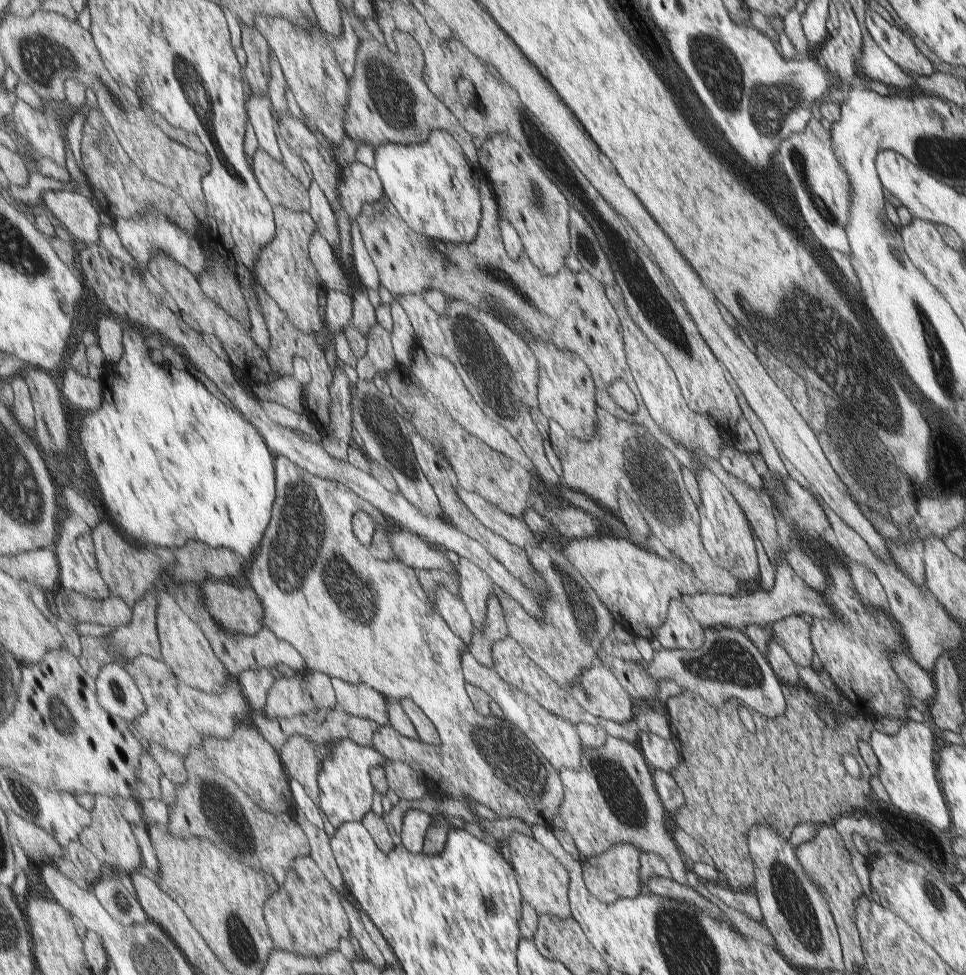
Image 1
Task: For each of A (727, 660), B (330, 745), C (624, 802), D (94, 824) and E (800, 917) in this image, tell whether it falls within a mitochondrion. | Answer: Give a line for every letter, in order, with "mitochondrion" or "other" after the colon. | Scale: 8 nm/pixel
A: mitochondrion
B: other
C: mitochondrion
D: other
E: mitochondrion

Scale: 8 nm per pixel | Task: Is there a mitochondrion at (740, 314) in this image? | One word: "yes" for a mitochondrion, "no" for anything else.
yes

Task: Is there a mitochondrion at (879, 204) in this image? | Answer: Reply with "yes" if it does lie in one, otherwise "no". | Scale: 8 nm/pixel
no

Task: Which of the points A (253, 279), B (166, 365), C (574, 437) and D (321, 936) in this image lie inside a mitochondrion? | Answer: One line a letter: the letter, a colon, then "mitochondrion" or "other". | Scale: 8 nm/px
A: other
B: other
C: other
D: other

